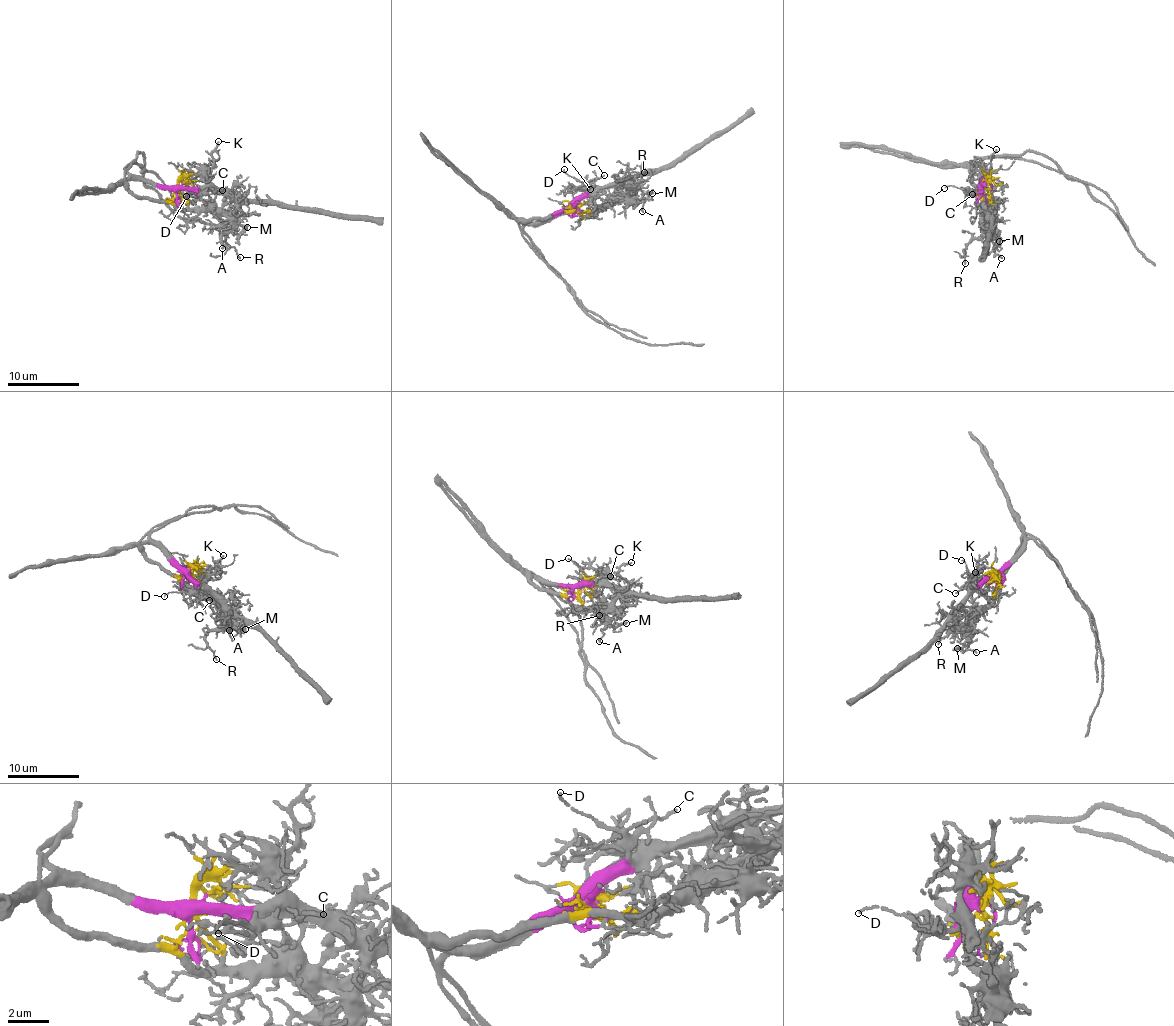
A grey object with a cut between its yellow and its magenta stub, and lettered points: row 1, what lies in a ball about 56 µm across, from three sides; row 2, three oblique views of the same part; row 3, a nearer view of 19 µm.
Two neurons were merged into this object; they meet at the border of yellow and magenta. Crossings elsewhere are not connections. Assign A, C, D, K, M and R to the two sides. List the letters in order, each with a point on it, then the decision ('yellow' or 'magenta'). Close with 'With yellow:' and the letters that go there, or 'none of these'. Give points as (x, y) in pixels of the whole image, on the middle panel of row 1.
A: place (642, 211); yellow
C: place (604, 175); magenta
D: place (564, 169); magenta
K: place (590, 189); magenta
M: place (652, 193); yellow
R: place (644, 172); magenta
With yellow: A, M

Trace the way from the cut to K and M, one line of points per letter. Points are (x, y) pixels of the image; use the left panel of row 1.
K: (178, 187), (199, 187), (206, 183), (206, 174), (212, 163), (212, 151), (219, 141)
M: (178, 187), (179, 195), (192, 209), (205, 208), (233, 232), (240, 233), (247, 226)

